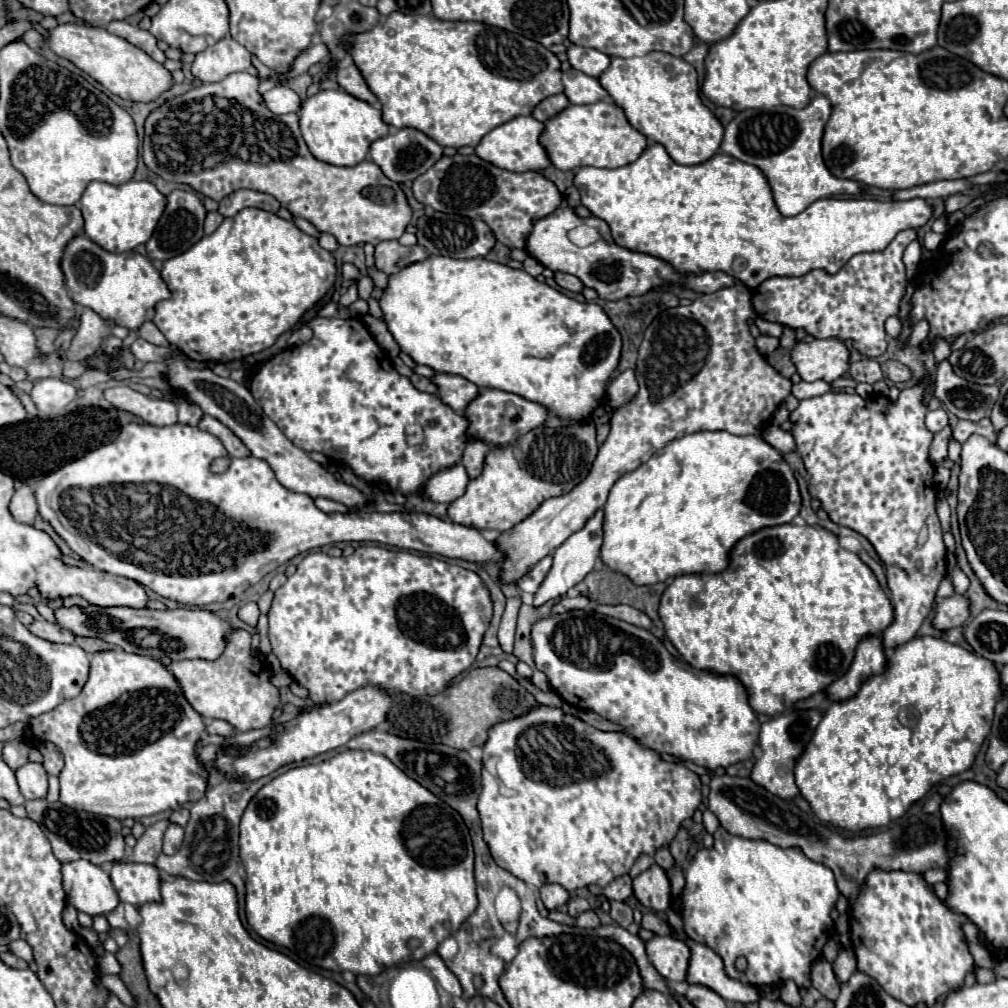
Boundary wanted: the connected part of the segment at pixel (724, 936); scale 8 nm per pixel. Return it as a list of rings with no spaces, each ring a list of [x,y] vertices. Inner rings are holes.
[[[719,827],[715,831],[715,845],[713,849],[701,849],[697,851],[697,855],[691,859],[689,867],[685,869],[685,879],[687,879],[687,885],[683,889],[683,895],[681,895],[681,903],[683,903],[683,909],[681,909],[681,917],[683,917],[683,923],[685,923],[685,931],[689,933],[689,937],[693,937],[697,943],[703,943],[703,945],[709,945],[715,953],[721,955],[723,963],[725,963],[725,973],[733,979],[739,979],[743,983],[749,983],[749,985],[775,985],[775,987],[781,987],[787,979],[793,979],[797,983],[799,989],[807,989],[811,985],[809,981],[809,973],[811,973],[811,965],[813,961],[821,955],[821,949],[823,945],[827,943],[827,939],[831,937],[831,929],[833,929],[833,919],[831,919],[831,911],[835,909],[835,903],[839,899],[839,889],[837,889],[837,883],[835,883],[835,877],[833,877],[833,871],[821,863],[815,863],[811,859],[807,859],[799,849],[791,847],[791,849],[781,849],[769,841],[751,841],[751,839],[743,839],[743,837],[737,837],[737,835],[731,835],[727,833],[723,827]],[[739,955],[745,955],[747,957],[747,969],[745,971],[739,971],[735,967],[735,959]]]

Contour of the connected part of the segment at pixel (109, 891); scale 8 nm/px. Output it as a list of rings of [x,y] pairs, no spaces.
[[[83,859],[63,865],[63,889],[67,901],[91,917],[109,915],[119,905],[109,873]]]

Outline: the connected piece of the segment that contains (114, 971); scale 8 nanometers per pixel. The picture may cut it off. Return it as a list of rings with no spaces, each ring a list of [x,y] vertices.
[[[103,955],[101,971],[103,971],[103,973],[109,973],[109,975],[119,975],[119,973],[121,973],[121,965],[119,965],[119,961],[115,959],[115,955]]]

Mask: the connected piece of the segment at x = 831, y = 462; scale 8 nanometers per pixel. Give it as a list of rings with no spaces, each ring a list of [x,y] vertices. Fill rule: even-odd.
[[[921,383],[919,387],[911,387],[911,389],[905,389],[899,393],[899,399],[897,403],[891,403],[887,397],[879,397],[879,395],[871,395],[869,399],[863,399],[859,395],[849,395],[849,393],[825,393],[825,395],[819,395],[819,397],[811,397],[811,399],[803,399],[799,403],[799,407],[795,411],[791,411],[791,421],[793,421],[793,437],[797,441],[797,451],[799,455],[803,457],[803,463],[807,467],[807,471],[811,473],[811,483],[809,483],[809,493],[811,497],[817,497],[823,505],[823,509],[827,511],[829,519],[837,525],[845,525],[861,535],[865,535],[871,545],[875,547],[877,555],[881,557],[881,561],[885,563],[887,567],[887,587],[889,587],[889,595],[891,595],[891,603],[893,603],[893,609],[895,609],[895,621],[893,625],[889,625],[885,631],[883,631],[883,647],[885,649],[893,649],[893,647],[899,647],[899,645],[905,645],[909,643],[911,639],[917,637],[917,631],[919,627],[923,625],[925,617],[929,615],[929,611],[933,609],[933,603],[935,603],[935,591],[939,587],[939,581],[945,577],[947,573],[947,565],[945,565],[945,543],[943,543],[943,529],[941,529],[941,523],[939,523],[939,517],[935,513],[935,499],[937,499],[937,489],[933,489],[933,473],[935,473],[935,467],[929,463],[927,459],[927,449],[933,441],[933,433],[927,431],[923,419],[925,419],[925,413],[927,413],[927,407],[923,405],[923,393],[925,393],[925,387],[927,383]]]

